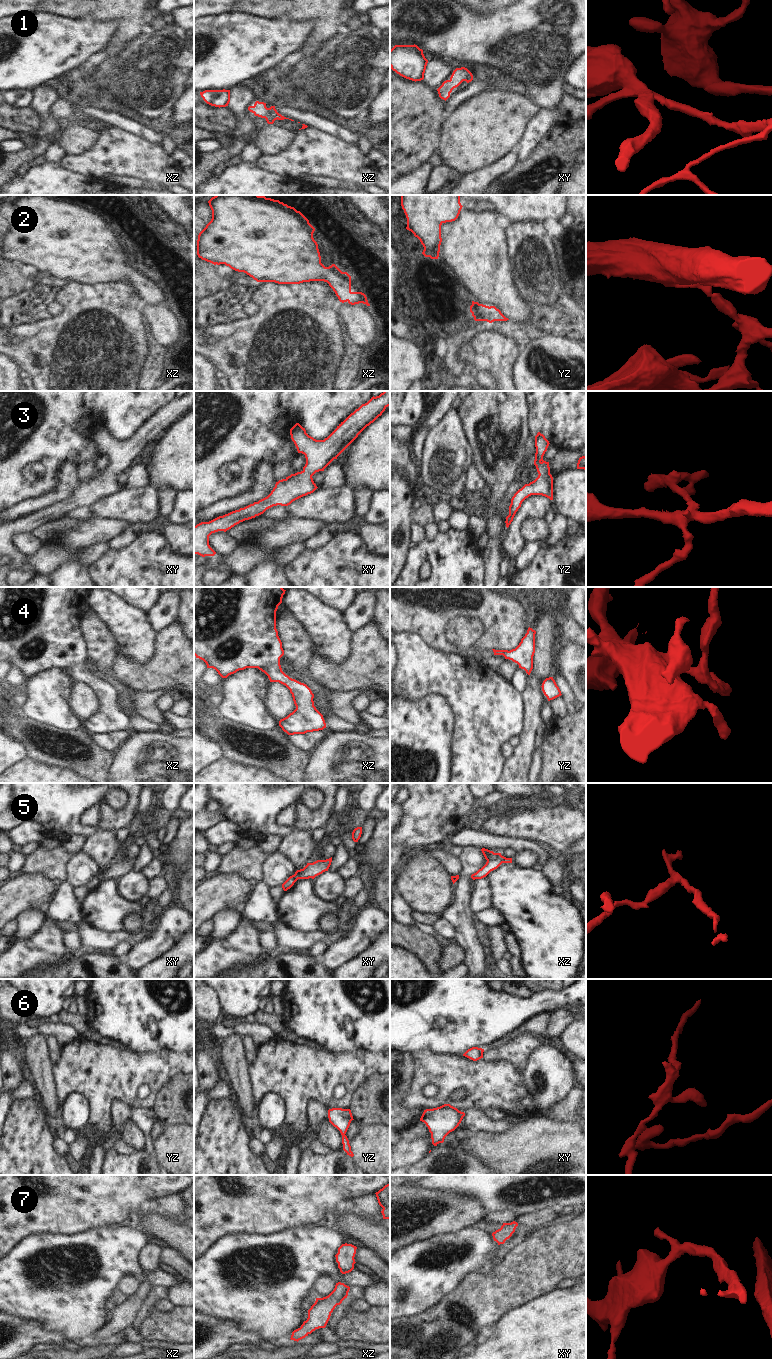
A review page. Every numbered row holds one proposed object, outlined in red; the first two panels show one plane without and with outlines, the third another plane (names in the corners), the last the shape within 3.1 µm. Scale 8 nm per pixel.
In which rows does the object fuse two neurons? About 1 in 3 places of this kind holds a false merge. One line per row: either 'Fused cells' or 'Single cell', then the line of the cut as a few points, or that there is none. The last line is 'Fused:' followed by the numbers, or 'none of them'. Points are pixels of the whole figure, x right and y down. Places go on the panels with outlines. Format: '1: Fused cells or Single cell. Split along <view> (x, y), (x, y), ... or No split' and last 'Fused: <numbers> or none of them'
1: Single cell. No split
2: Single cell. No split
3: Single cell. No split
4: Single cell. No split
5: Fused cells. Split along xz (495, 853), (487, 861)
6: Single cell. No split
7: Single cell. No split
Fused: 5.

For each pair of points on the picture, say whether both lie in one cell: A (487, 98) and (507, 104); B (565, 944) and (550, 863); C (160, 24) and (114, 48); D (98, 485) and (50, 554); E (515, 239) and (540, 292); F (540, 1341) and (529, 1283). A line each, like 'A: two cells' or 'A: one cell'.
A: one cell
B: two cells
C: two cells
D: one cell
E: one cell
F: two cells

